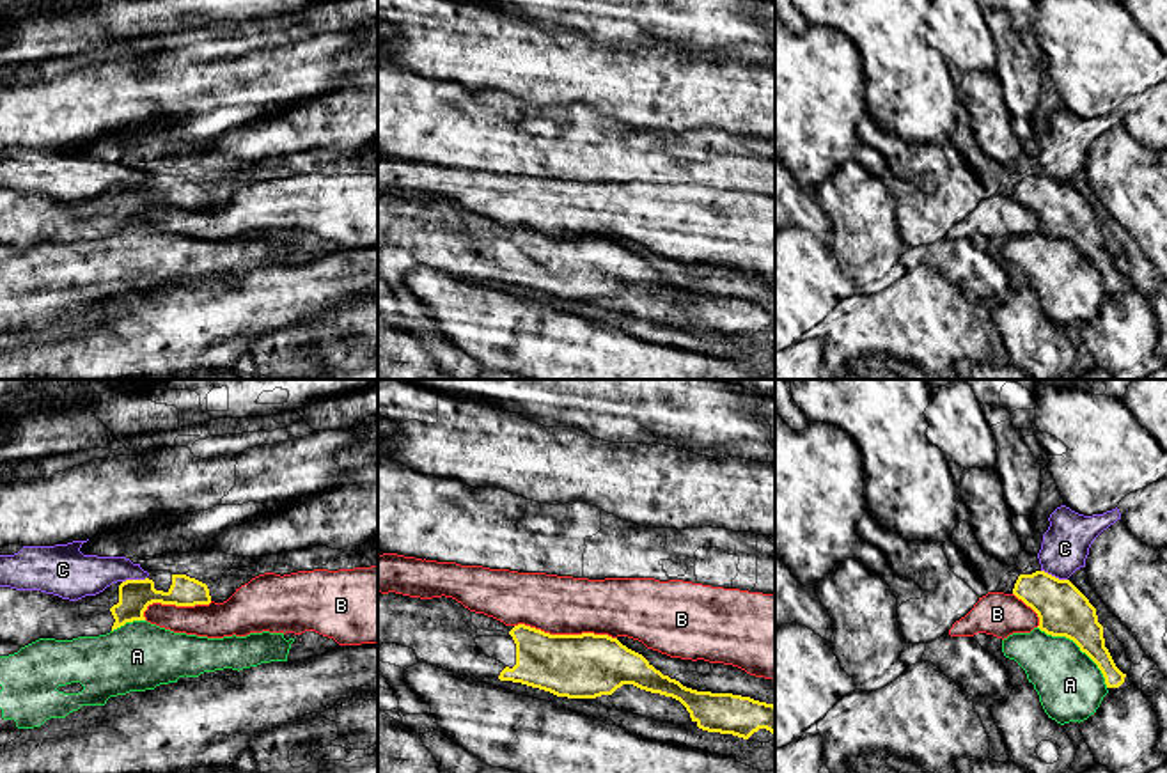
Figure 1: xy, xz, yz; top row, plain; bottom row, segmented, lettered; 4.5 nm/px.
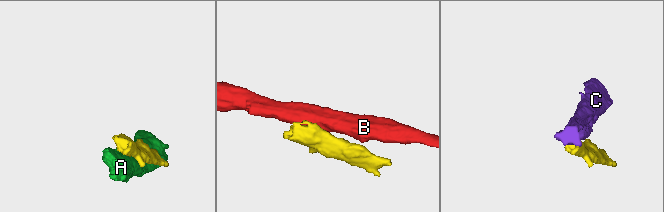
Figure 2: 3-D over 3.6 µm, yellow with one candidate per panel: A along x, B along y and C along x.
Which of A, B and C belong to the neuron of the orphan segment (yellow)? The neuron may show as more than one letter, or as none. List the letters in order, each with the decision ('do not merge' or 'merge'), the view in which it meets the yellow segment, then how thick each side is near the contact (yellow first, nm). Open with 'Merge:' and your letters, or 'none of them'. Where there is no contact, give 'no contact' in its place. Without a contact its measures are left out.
Merge: none of them
A: do not merge | yz | 240/300 nm
B: do not merge | xz | 300/280 nm
C: do not merge | yz | 240/220 nm

